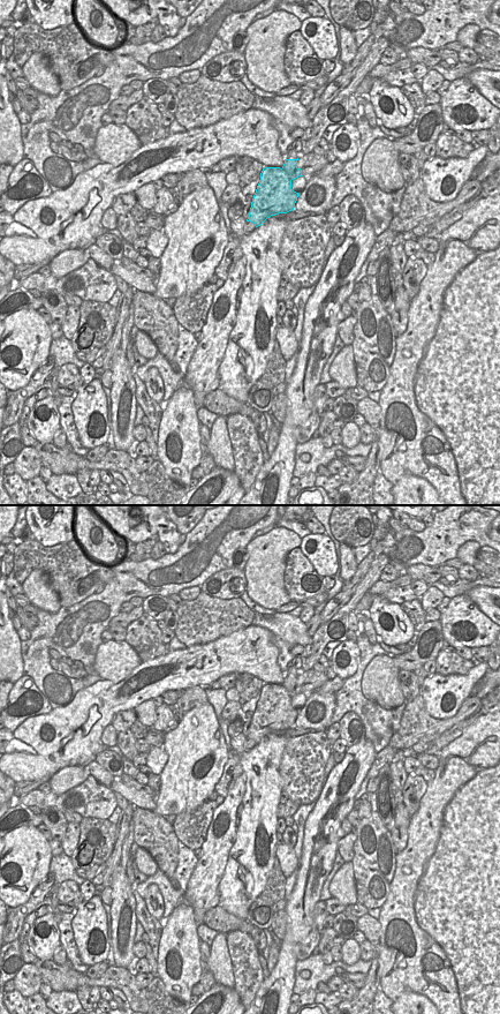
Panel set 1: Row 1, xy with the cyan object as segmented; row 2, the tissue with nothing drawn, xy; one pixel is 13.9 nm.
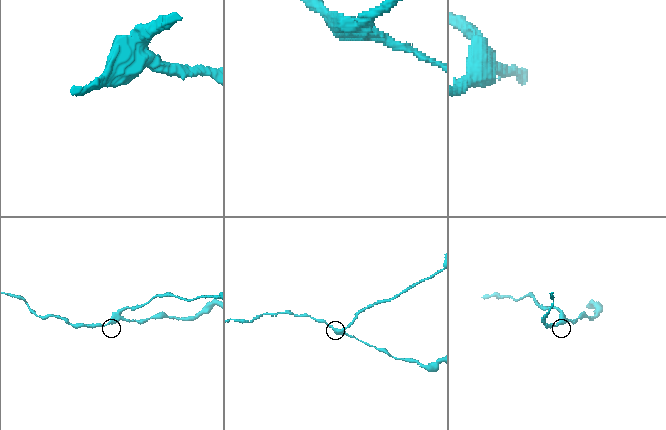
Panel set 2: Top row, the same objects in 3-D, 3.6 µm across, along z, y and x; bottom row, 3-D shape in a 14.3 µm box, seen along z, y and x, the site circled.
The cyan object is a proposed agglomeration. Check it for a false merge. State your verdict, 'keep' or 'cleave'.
cleave

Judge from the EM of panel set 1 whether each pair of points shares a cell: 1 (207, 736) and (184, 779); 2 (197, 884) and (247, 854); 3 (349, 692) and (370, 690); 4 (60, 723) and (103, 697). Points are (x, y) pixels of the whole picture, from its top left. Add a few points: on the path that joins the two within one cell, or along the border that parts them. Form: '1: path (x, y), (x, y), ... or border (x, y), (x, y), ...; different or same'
1: path (197, 746), (197, 756), (190, 768); same
2: border (234, 842), (219, 884), (219, 894); different
3: border (368, 665), (363, 673), (361, 692), (371, 700); different
4: path (70, 723), (92, 704); same

